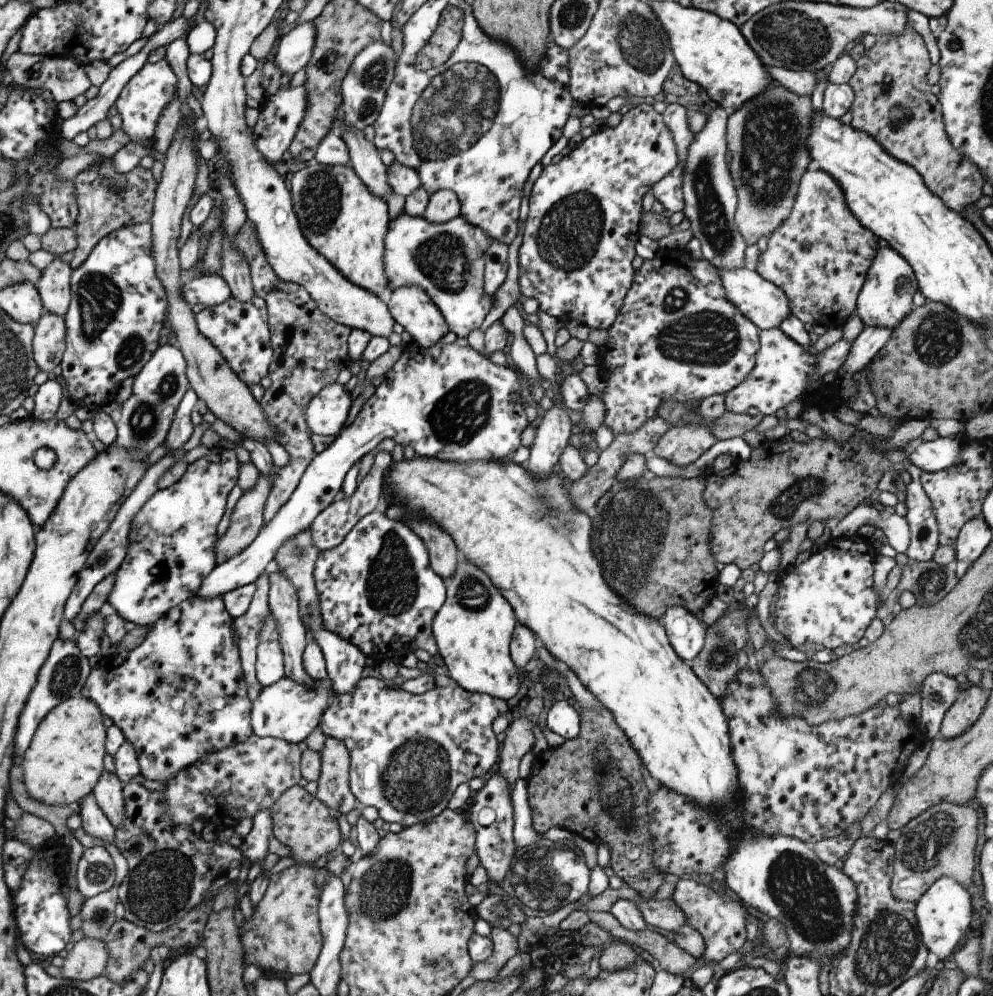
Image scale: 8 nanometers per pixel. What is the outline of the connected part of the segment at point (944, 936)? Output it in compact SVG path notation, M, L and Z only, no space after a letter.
M939 878L914 902L915 918L919 928L919 940L928 952L933 952L938 960L945 960L959 946L971 916L973 916L971 898L967 890L952 878Z

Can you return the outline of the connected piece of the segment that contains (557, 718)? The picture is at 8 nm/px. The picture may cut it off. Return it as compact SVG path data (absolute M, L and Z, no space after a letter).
M561 696L548 708L545 724L565 741L573 740L579 732L579 711L570 699Z

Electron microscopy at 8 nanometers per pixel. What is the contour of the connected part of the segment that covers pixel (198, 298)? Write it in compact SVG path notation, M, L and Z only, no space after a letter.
M202 274L199 278L194 277L191 281L184 282L179 288L179 294L183 302L187 302L187 306L203 304L209 308L227 300L231 293L229 286L221 277Z

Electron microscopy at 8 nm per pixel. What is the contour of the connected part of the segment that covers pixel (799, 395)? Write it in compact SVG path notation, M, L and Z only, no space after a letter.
M779 328L758 331L759 350L755 354L755 366L747 374L747 378L735 388L724 394L725 412L743 414L747 408L757 408L763 416L778 415L782 409L793 400L801 400L804 406L803 414L809 410L835 410L845 400L840 397L836 383L833 385L815 386L811 392L807 390L809 378L815 368L815 355L811 350L805 350L800 344L785 336Z

